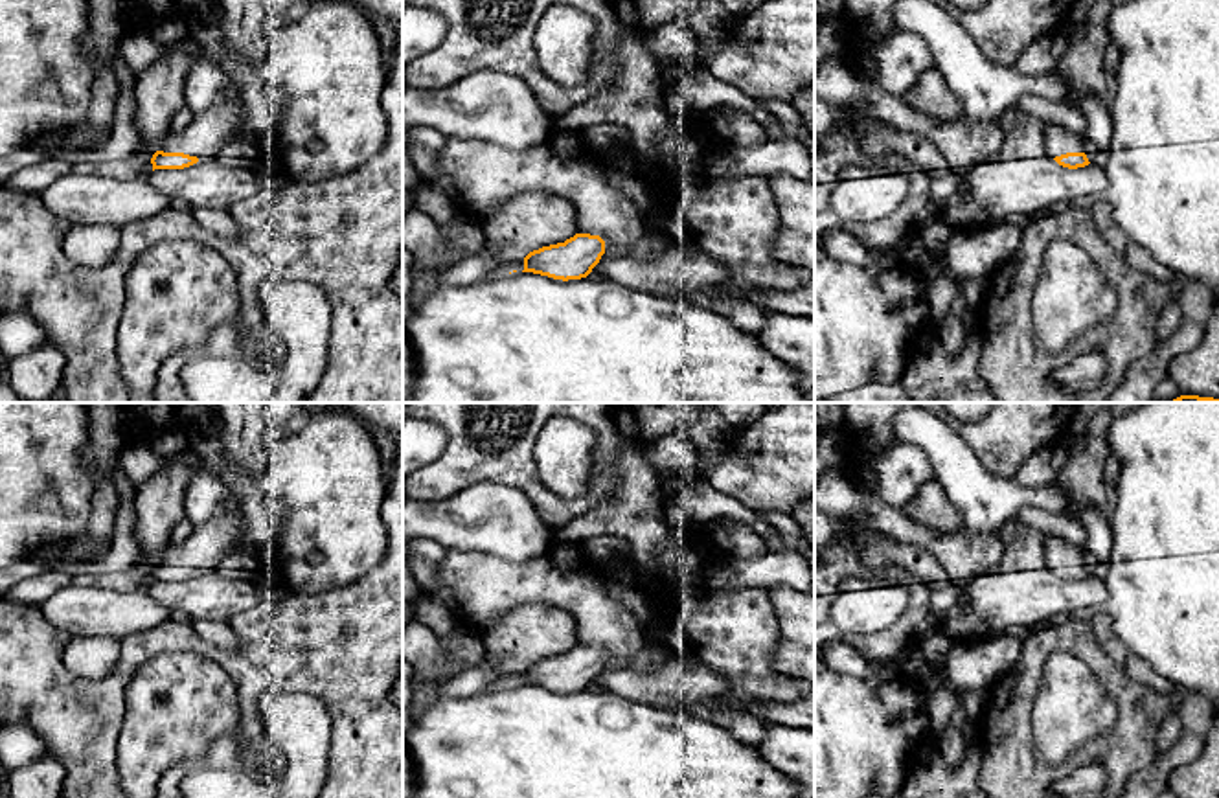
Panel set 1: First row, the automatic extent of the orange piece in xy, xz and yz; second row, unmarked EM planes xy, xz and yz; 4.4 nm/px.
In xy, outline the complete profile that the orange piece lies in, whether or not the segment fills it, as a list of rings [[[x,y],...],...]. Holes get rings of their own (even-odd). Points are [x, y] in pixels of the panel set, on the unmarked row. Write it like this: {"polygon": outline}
{"polygon": [[[228,487],[228,493],[226,506],[230,513],[195,526],[184,542],[169,544],[151,570],[153,583],[184,581],[199,572],[217,570],[221,557],[241,546],[245,515],[235,491]]]}

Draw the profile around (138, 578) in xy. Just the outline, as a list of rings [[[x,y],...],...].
[[[140,563],[123,572],[107,572],[99,576],[79,574],[72,577],[72,585],[88,585],[118,592],[147,590],[149,585],[153,583],[151,576],[153,566],[154,564]]]

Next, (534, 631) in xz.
[[[544,601],[526,603],[500,616],[498,621],[484,634],[484,647],[487,653],[484,655],[482,664],[487,669],[515,673],[542,658],[564,655],[575,645],[577,623],[568,610]]]

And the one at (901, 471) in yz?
[[[897,441],[873,463],[872,495],[890,507],[903,509],[934,476],[927,452],[908,441]]]

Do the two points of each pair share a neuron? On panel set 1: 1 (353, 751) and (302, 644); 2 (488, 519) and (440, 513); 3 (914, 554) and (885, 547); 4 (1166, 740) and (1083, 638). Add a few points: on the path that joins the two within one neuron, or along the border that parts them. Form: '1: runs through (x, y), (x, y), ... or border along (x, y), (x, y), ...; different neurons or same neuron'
1: runs through (352, 725), (352, 694), (328, 670); same neuron
2: runs through (477, 519), (451, 519); same neuron
3: runs through (907, 554), (892, 554); same neuron
4: border along (1175, 710), (1164, 719), (1157, 734), (1155, 752); different neurons

